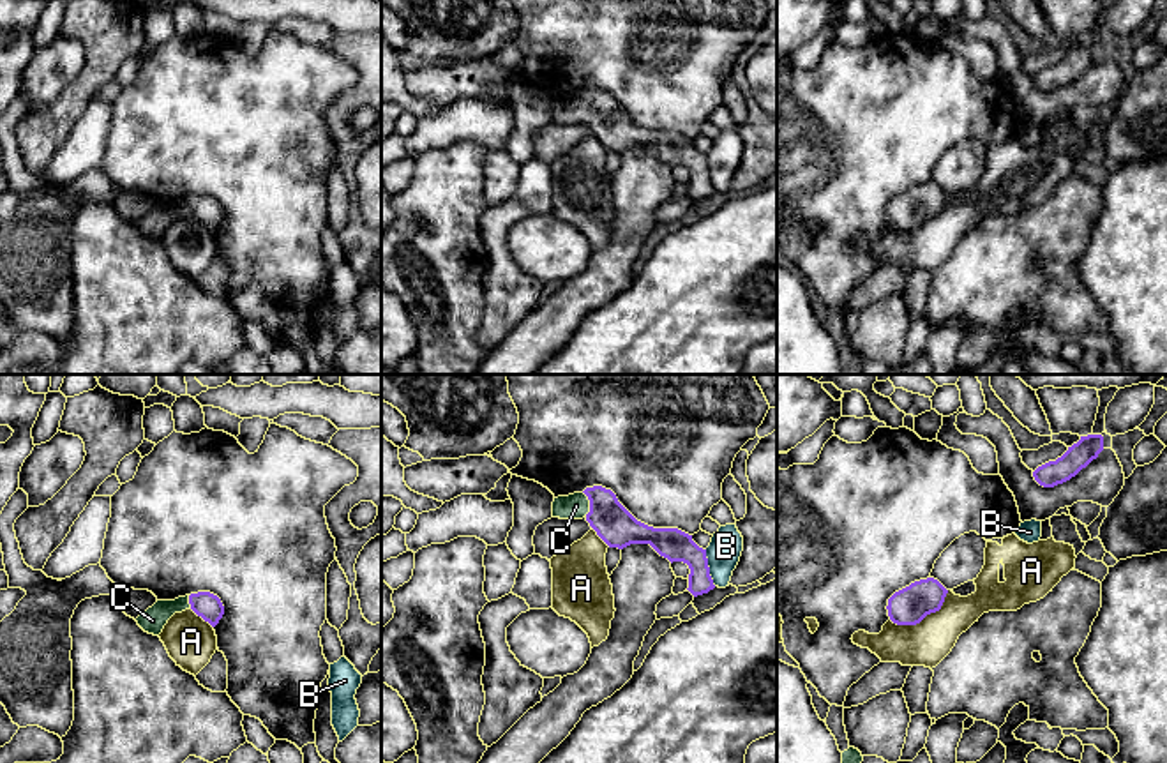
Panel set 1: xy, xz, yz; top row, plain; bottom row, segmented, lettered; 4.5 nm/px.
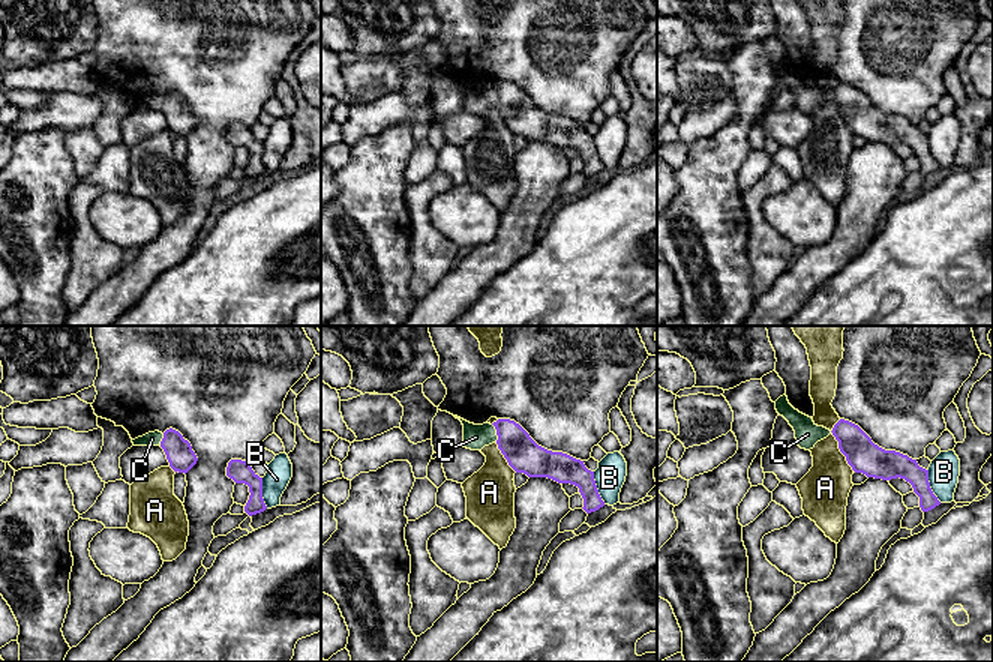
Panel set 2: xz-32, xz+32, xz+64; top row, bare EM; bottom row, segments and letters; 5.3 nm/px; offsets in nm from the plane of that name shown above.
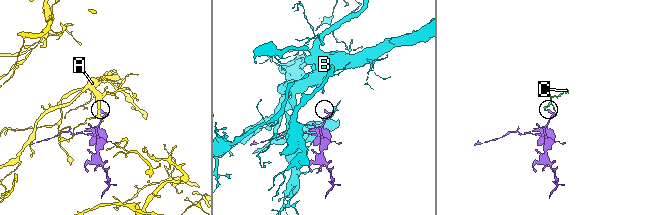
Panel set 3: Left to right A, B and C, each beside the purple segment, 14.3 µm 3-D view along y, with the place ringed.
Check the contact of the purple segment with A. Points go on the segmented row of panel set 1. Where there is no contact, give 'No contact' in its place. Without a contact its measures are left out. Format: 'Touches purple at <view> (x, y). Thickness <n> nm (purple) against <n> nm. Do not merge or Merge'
Touches purple at yz (924, 617). Thickness 170 nm (purple) against 200 nm. Do not merge

